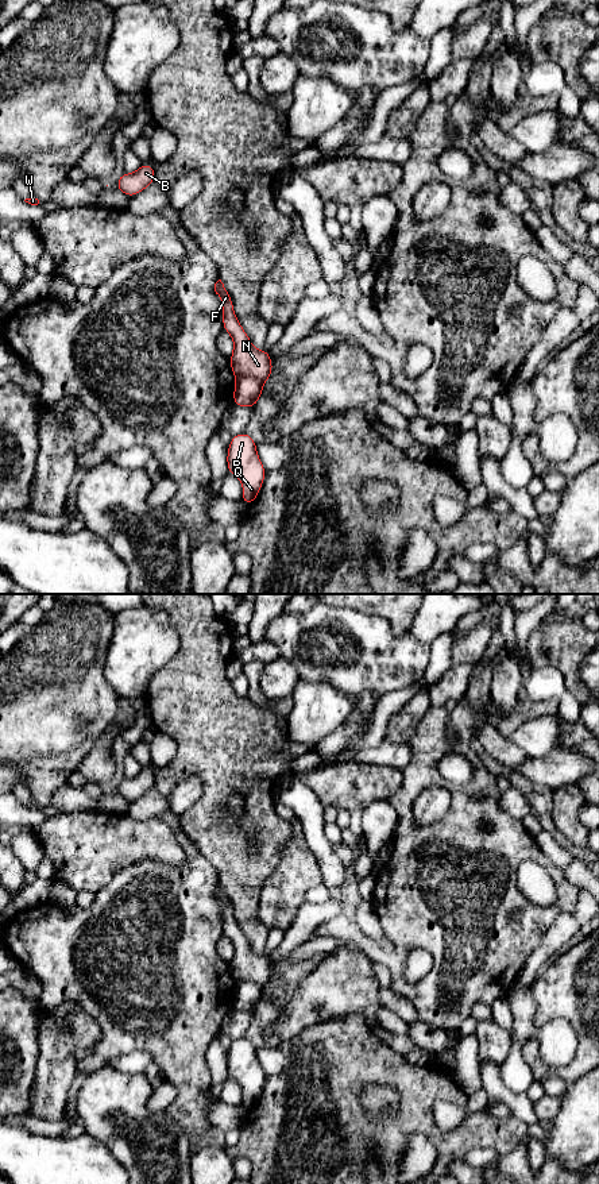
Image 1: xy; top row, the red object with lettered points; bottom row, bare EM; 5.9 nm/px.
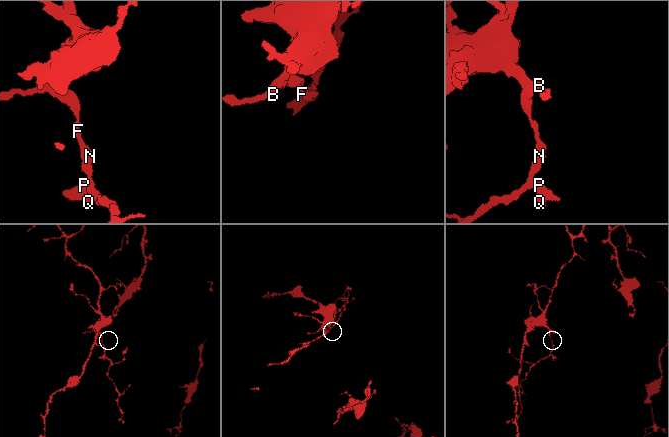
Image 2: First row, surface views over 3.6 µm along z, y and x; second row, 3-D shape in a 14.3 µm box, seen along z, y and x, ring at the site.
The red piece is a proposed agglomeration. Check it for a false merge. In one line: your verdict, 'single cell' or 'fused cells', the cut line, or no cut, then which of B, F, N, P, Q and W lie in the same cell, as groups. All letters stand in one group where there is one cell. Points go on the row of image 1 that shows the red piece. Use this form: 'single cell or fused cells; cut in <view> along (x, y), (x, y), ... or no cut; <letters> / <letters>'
fused cells; cut in xy along (238, 377), (252, 377), (262, 382); B F N W / P Q

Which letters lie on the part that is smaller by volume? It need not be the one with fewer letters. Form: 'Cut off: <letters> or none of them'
Cut off: P, Q

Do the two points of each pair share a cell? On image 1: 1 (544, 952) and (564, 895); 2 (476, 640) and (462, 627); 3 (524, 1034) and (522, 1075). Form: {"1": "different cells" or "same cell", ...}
{"1": "different cells", "2": "different cells", "3": "same cell"}

